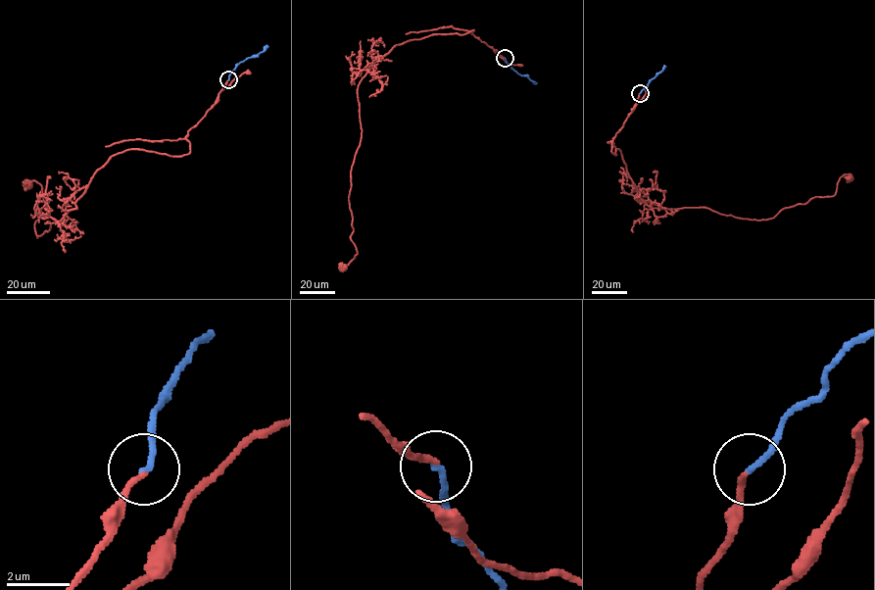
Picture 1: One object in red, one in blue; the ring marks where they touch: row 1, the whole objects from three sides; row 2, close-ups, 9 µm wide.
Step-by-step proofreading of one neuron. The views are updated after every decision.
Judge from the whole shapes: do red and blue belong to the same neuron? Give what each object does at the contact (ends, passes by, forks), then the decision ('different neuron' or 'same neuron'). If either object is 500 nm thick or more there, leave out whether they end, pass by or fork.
red ends | blue ends | same neuron

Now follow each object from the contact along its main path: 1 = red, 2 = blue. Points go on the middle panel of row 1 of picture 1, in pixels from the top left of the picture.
1: (505, 58), (472, 30), (408, 40), (370, 67), (357, 89), (362, 137), (349, 197), (358, 253), (341, 269)
2: (505, 58), (509, 65), (536, 83)

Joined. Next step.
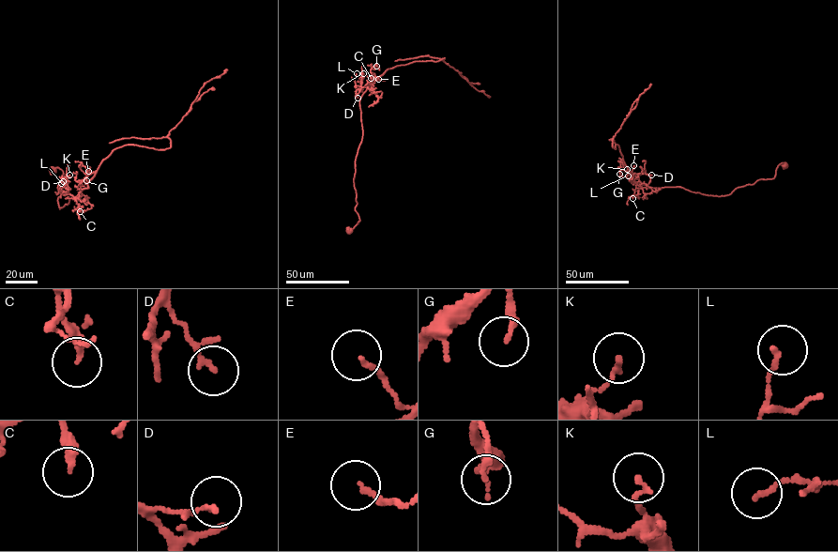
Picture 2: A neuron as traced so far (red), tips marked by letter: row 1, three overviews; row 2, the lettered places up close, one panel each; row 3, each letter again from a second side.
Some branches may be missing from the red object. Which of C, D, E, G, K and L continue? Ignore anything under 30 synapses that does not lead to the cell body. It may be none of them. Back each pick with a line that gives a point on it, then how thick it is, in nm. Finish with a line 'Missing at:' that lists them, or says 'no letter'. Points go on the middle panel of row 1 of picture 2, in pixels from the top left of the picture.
Missing at: no letter

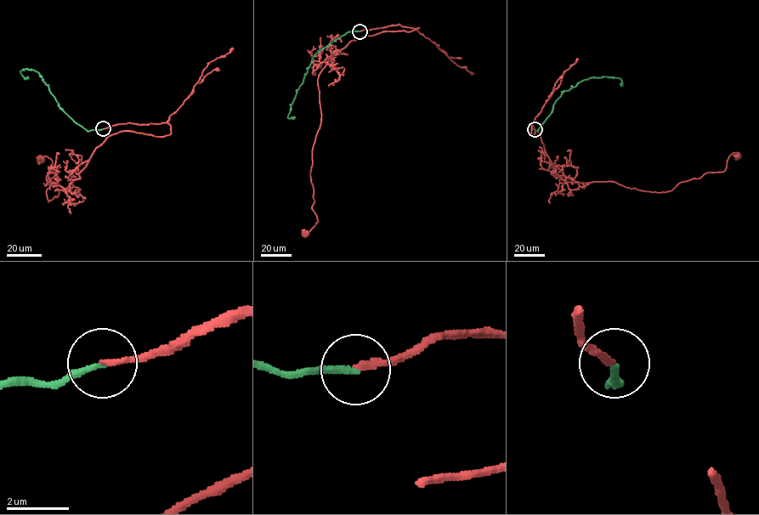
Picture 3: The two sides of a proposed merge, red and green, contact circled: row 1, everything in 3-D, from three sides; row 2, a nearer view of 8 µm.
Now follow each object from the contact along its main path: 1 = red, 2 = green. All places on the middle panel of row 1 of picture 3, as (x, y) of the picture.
1: (359, 31), (419, 28), (352, 40), (321, 70), (321, 123), (310, 172), (318, 221), (304, 234)
2: (359, 31), (347, 32), (314, 56), (287, 117), (295, 117)

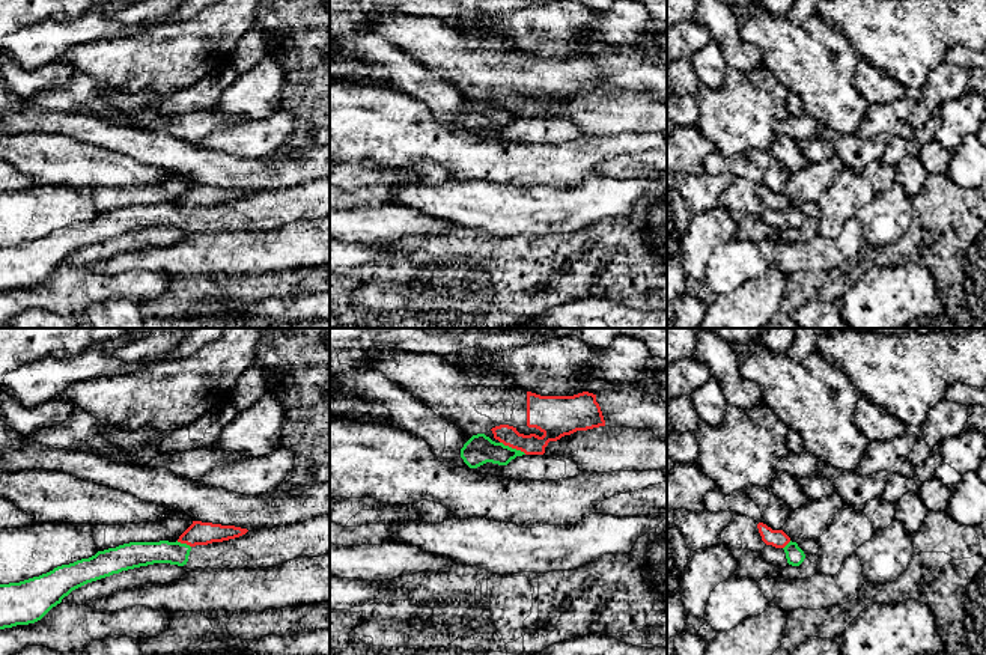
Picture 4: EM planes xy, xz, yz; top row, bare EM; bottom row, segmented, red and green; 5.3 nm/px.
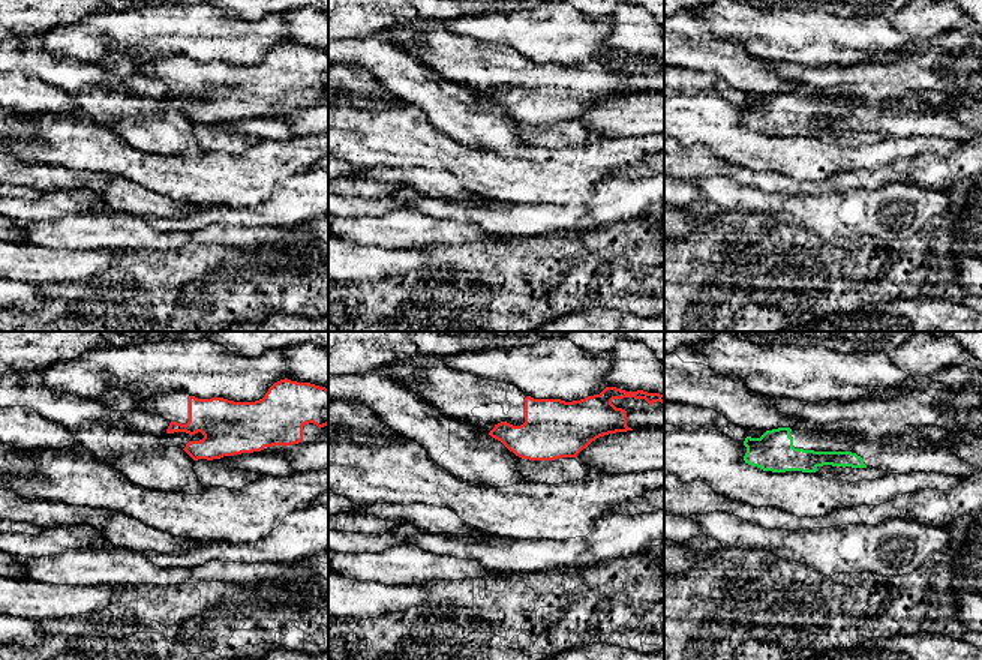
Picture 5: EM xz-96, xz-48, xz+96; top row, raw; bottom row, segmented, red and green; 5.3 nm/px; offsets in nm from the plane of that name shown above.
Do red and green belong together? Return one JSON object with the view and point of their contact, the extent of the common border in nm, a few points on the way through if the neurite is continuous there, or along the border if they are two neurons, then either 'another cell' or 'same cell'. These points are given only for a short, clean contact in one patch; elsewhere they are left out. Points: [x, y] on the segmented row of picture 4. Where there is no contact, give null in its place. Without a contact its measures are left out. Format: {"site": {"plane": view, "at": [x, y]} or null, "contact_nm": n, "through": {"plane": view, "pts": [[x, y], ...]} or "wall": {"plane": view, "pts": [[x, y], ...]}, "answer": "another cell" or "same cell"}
{"site": {"plane": "xz", "at": [514, 447]}, "contact_nm": 160, "wall": {"plane": "xz", "pts": [[500, 441], [526, 453]]}, "answer": "another cell"}

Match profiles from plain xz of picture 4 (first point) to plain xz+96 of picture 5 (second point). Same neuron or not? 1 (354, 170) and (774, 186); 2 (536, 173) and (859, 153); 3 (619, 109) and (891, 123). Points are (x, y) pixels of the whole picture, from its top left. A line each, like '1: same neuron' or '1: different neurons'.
1: same neuron
2: same neuron
3: same neuron

